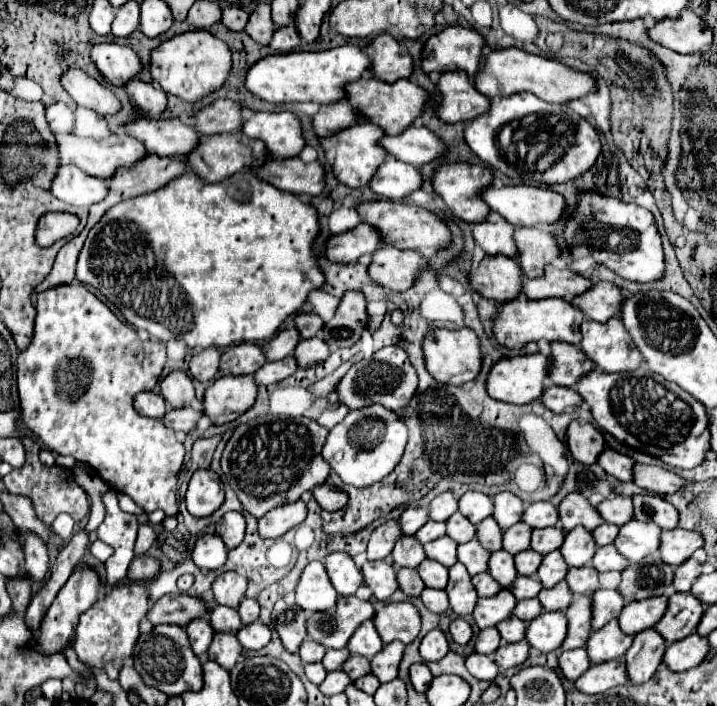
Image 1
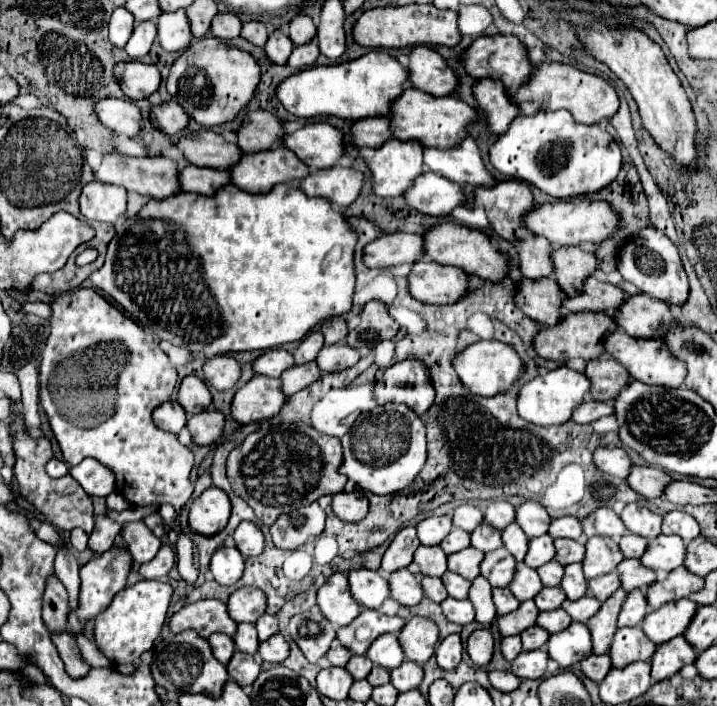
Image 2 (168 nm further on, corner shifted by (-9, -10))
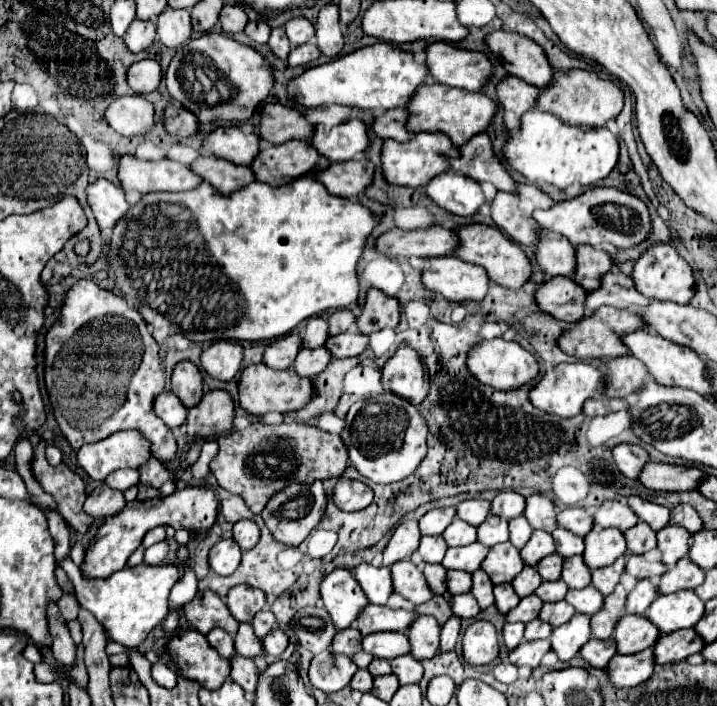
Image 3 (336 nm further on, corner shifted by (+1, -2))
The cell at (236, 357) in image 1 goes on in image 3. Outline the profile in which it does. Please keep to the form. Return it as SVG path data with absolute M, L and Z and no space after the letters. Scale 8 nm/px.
M288 333L266 345L262 363L266 363L270 369L288 369L298 351L300 351L300 337L296 333Z

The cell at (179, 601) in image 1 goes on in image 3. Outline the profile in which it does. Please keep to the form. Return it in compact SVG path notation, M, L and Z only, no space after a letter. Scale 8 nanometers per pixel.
M212 591L196 593L196 597L182 607L184 617L188 623L198 629L202 635L206 635L210 629L220 627L228 631L230 635L236 633L236 627L240 625L228 611L226 603Z

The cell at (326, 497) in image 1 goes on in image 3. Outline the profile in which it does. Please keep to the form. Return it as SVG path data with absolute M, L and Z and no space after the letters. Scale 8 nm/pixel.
M356 481L350 489L350 497L348 499L340 499L340 497L332 497L332 501L336 503L338 509L342 511L358 511L364 509L370 501L372 501L372 489L360 481Z

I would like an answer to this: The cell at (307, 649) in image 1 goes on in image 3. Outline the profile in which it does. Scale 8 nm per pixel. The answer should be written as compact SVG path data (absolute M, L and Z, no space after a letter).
M348 627L348 629L342 629L342 631L338 631L338 633L334 635L332 645L330 645L330 651L352 657L354 653L358 653L358 651L362 649L360 643L362 643L360 631L356 631L354 627Z

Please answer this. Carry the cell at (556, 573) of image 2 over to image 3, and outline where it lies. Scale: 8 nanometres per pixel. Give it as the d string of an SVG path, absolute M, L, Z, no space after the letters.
M552 553L552 555L546 555L546 557L536 565L536 569L538 569L538 573L540 573L540 577L542 577L544 581L556 581L556 579L560 579L562 561L564 561L564 559L562 559L560 555Z

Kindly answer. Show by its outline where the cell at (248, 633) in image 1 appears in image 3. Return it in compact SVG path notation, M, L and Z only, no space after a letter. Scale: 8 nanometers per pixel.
M272 629L272 631L264 637L262 647L264 647L264 651L266 651L270 657L280 657L280 655L284 653L284 649L288 647L288 643L290 643L290 639L288 639L288 635L286 635L284 631Z

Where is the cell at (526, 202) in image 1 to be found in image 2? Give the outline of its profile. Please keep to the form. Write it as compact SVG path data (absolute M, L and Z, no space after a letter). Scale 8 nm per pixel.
M572 199L572 201L556 201L546 205L536 205L526 217L526 227L534 235L546 237L554 247L562 245L578 245L578 243L602 243L604 239L612 237L620 227L620 215L612 209L606 201L592 201L592 199Z

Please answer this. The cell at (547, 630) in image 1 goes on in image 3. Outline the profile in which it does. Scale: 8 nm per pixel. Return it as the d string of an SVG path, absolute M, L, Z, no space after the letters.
M576 613L568 623L560 625L552 631L552 635L550 635L552 651L558 655L560 661L570 661L590 637L592 637L590 617Z

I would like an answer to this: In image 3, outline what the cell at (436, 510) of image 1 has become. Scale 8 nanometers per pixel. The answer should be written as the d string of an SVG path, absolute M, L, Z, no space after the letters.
M468 499L468 501L462 501L456 505L456 517L470 523L470 525L482 523L488 513L490 513L490 501Z

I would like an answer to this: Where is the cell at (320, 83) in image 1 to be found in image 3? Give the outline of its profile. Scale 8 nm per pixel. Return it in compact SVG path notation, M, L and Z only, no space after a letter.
M376 43L362 47L344 57L336 57L330 63L306 69L302 75L294 77L286 91L292 95L294 103L300 107L322 107L322 105L348 105L356 109L392 109L404 107L410 95L428 77L426 65L418 65L414 57L396 45Z

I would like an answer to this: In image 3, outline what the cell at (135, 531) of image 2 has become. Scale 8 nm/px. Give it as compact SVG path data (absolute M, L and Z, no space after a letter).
M154 527L154 529L150 529L150 531L144 535L142 545L144 545L144 547L150 547L150 545L154 545L154 543L158 543L158 541L164 541L164 539L166 539L164 529L162 529L162 527Z

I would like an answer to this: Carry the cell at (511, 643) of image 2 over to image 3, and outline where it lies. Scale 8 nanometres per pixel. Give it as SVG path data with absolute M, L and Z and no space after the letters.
M506 623L506 625L504 625L502 637L504 637L504 643L506 643L506 647L508 647L510 651L520 645L522 633L524 633L524 623Z

